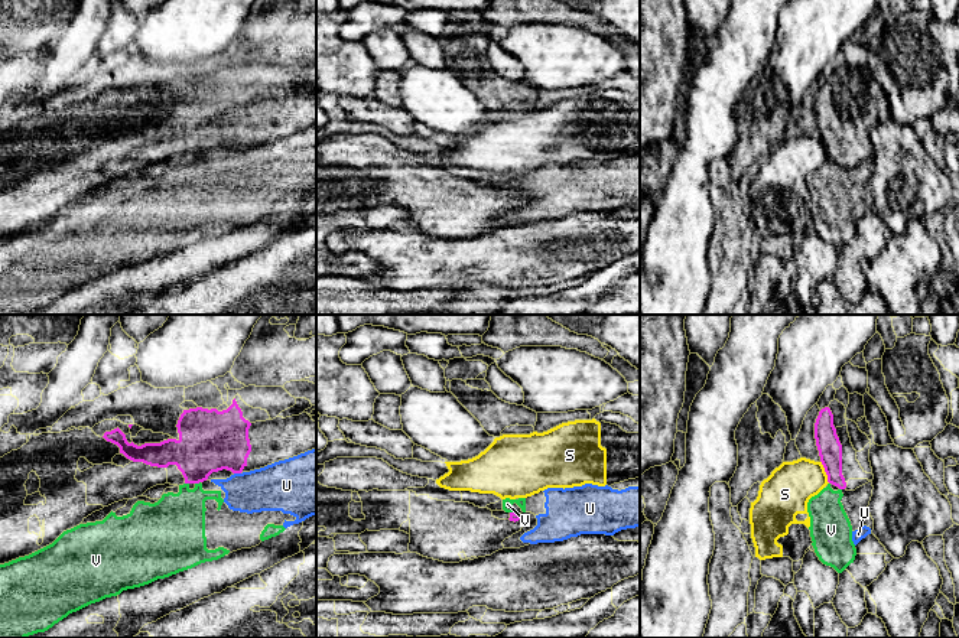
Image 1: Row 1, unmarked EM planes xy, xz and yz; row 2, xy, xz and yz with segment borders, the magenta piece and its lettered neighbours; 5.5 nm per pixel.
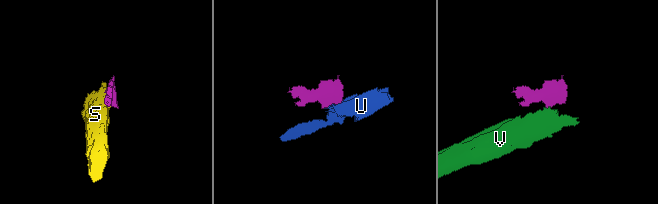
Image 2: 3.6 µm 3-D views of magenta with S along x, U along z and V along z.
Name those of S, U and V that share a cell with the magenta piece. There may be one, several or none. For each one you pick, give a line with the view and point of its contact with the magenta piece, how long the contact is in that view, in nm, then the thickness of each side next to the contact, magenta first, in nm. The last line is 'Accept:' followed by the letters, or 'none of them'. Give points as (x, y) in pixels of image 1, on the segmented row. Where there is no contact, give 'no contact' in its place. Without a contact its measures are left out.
Accept: none of them

